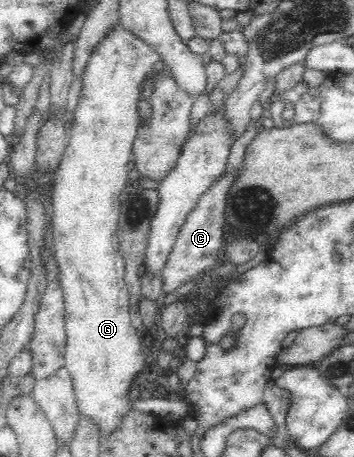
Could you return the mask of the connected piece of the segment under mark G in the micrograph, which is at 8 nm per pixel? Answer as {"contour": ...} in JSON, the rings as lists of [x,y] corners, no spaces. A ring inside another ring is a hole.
{"contour":[[[121,19],[107,29],[105,36],[98,42],[97,46],[94,47],[93,52],[89,54],[89,59],[85,65],[83,74],[83,80],[81,80],[81,94],[79,94],[78,105],[74,112],[73,122],[71,123],[70,130],[68,132],[68,141],[60,154],[58,166],[56,168],[55,176],[53,176],[53,184],[51,187],[52,196],[52,209],[53,223],[52,223],[52,236],[55,249],[55,258],[58,268],[59,284],[62,289],[62,295],[64,296],[64,310],[65,310],[65,321],[66,321],[66,353],[65,353],[65,367],[69,369],[72,377],[72,386],[74,387],[74,399],[79,412],[87,413],[91,415],[99,427],[101,427],[101,433],[105,438],[111,431],[118,427],[118,420],[121,414],[131,407],[131,400],[129,399],[129,391],[132,386],[132,382],[140,374],[144,367],[147,367],[145,354],[143,354],[143,348],[141,347],[141,340],[137,336],[137,329],[133,327],[132,318],[130,314],[130,299],[129,292],[124,282],[124,275],[126,270],[126,263],[123,256],[120,254],[120,241],[118,238],[118,218],[120,214],[120,206],[122,199],[128,192],[128,187],[131,184],[127,178],[127,173],[132,164],[132,146],[138,128],[140,125],[140,98],[141,90],[145,85],[145,80],[148,78],[148,73],[152,69],[152,66],[159,60],[159,55],[155,53],[155,50],[145,42],[145,40],[137,37],[133,34],[123,23]]]}

